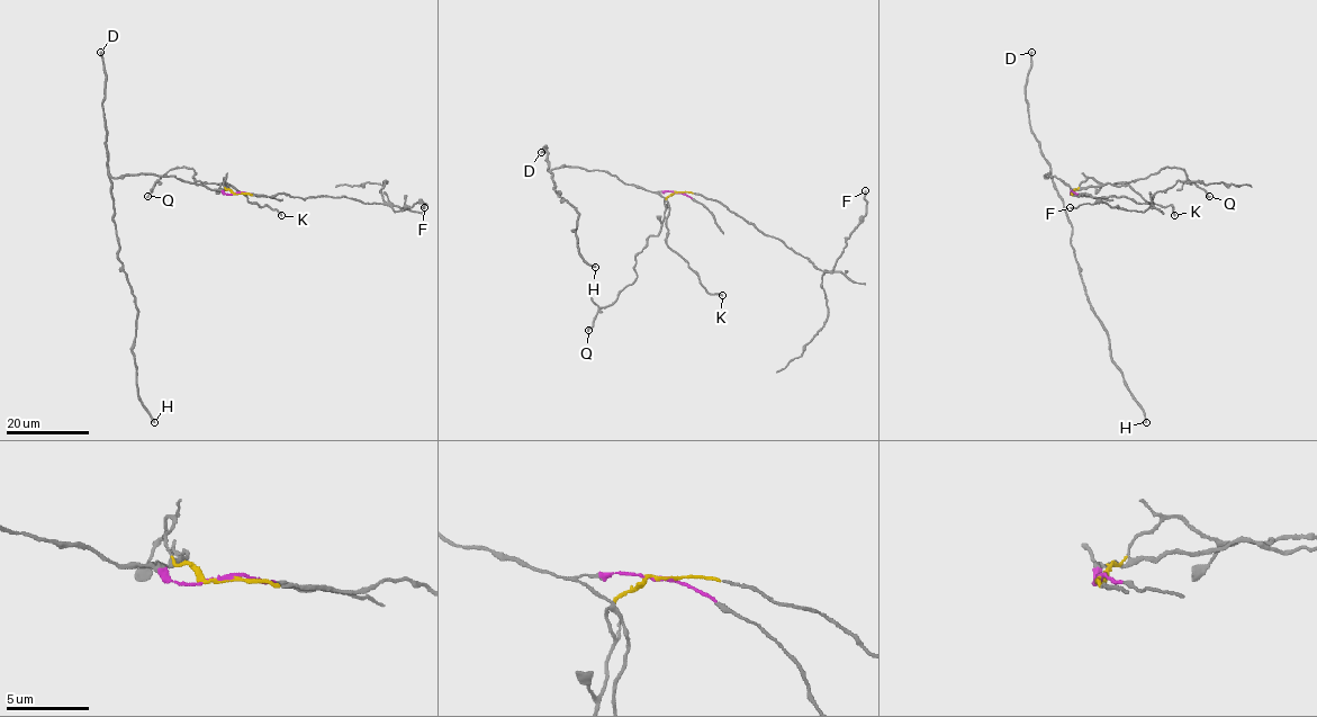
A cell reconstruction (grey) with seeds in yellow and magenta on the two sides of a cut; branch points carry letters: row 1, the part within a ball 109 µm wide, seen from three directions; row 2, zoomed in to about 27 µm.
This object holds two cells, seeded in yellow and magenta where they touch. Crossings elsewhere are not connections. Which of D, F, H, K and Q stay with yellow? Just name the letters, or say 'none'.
F, Q

